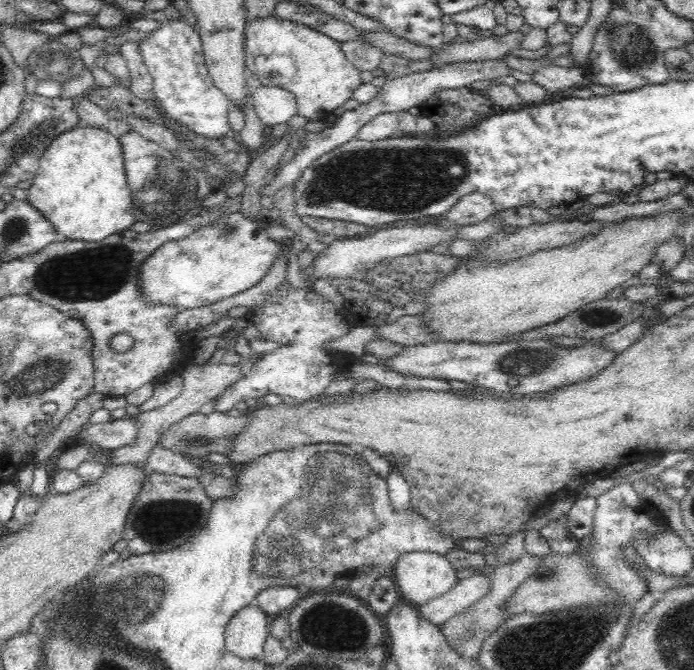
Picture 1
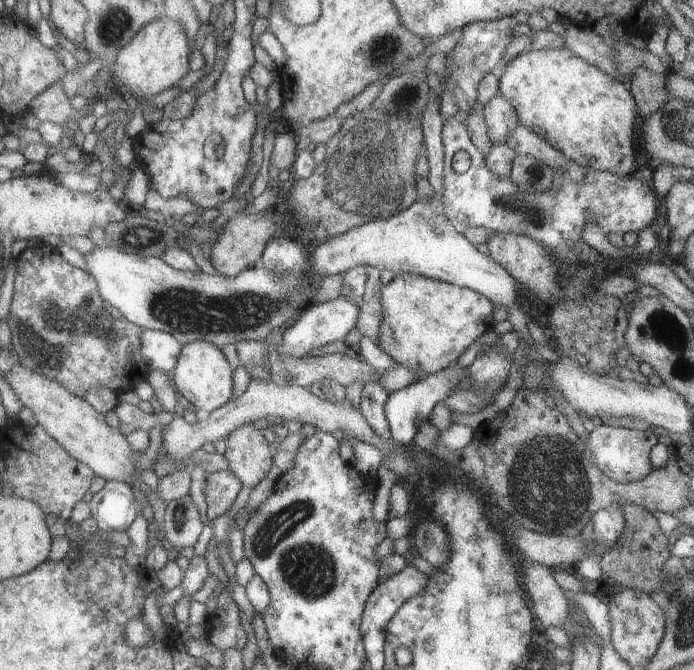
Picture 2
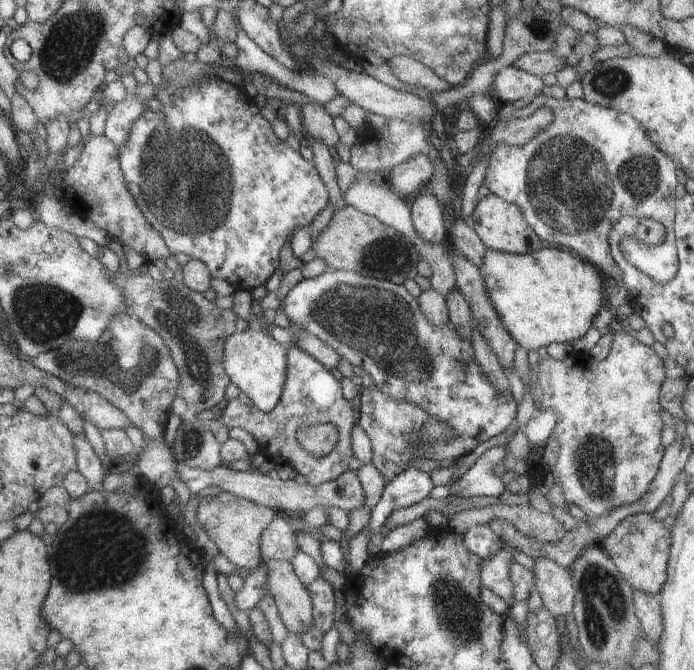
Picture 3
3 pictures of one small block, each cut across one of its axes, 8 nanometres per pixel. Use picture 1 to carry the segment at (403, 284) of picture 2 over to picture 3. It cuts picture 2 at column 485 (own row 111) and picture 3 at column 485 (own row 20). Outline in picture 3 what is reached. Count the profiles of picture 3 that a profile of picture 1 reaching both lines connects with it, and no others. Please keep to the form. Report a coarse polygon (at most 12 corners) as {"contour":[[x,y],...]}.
{"contour":[[485,249],[478,269],[519,349],[576,341],[603,276],[567,249]]}

